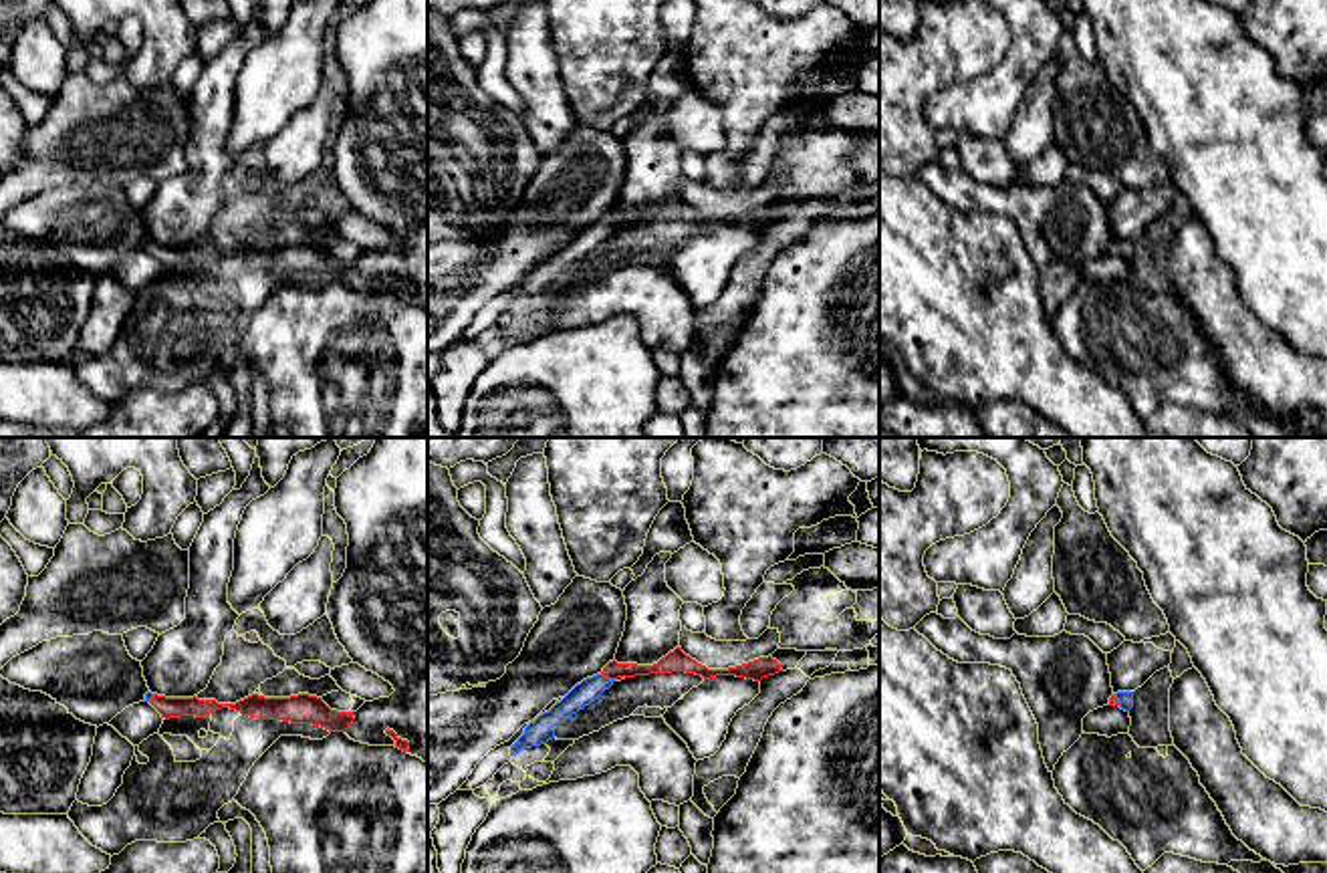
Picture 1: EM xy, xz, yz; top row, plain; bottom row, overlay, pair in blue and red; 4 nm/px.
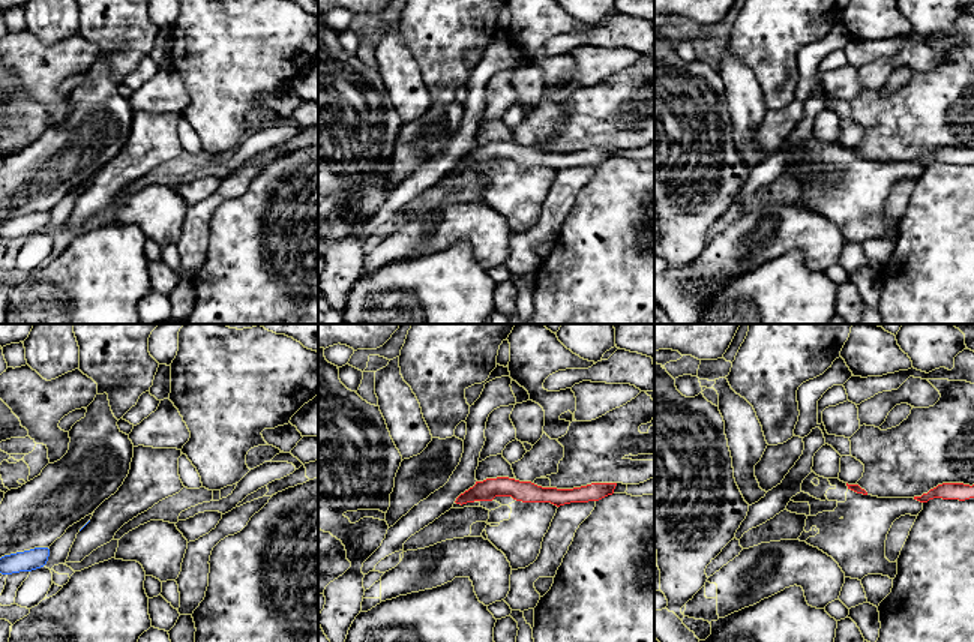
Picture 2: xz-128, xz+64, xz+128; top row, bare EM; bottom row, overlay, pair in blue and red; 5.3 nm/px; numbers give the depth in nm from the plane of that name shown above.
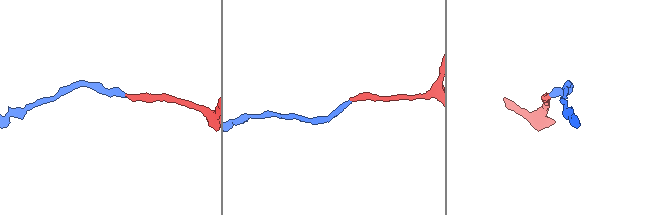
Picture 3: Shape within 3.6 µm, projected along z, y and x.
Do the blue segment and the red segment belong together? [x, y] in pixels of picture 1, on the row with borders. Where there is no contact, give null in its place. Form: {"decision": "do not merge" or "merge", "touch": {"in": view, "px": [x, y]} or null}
{"decision": "merge", "touch": {"in": "xz", "px": [608, 678]}}

